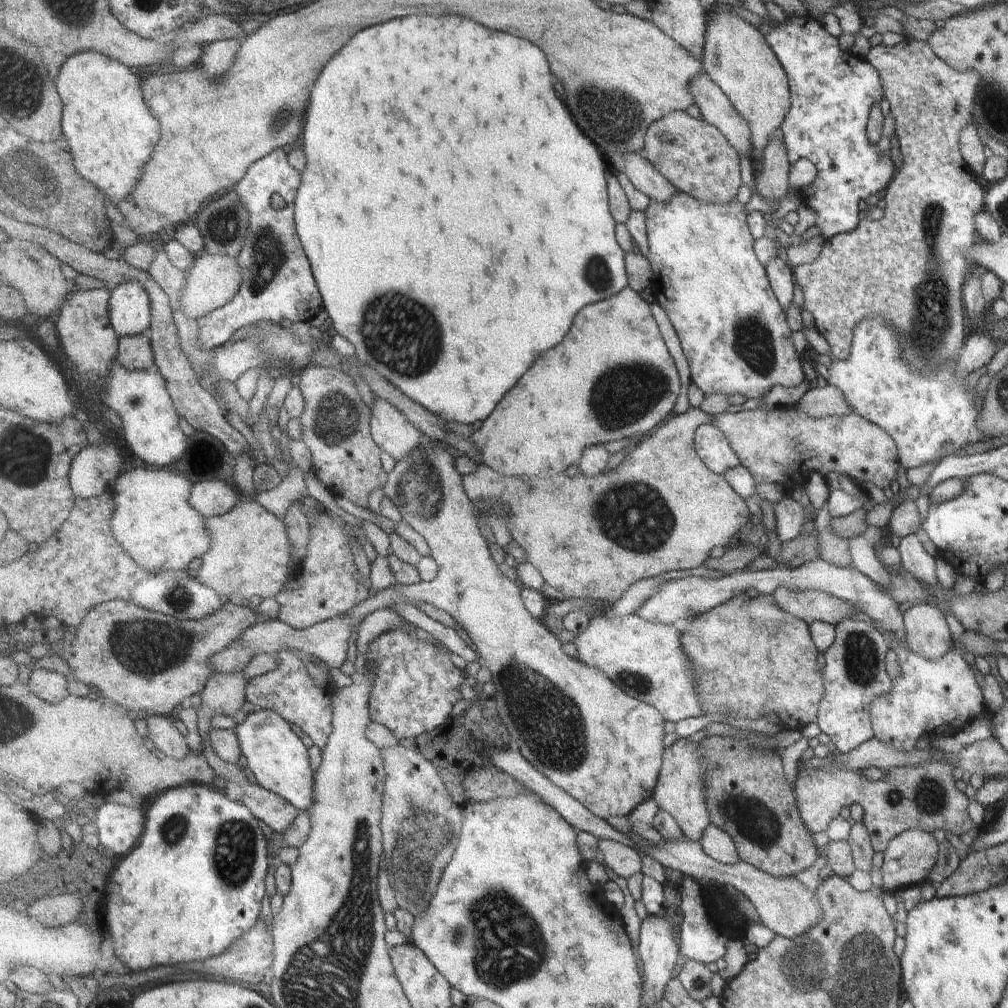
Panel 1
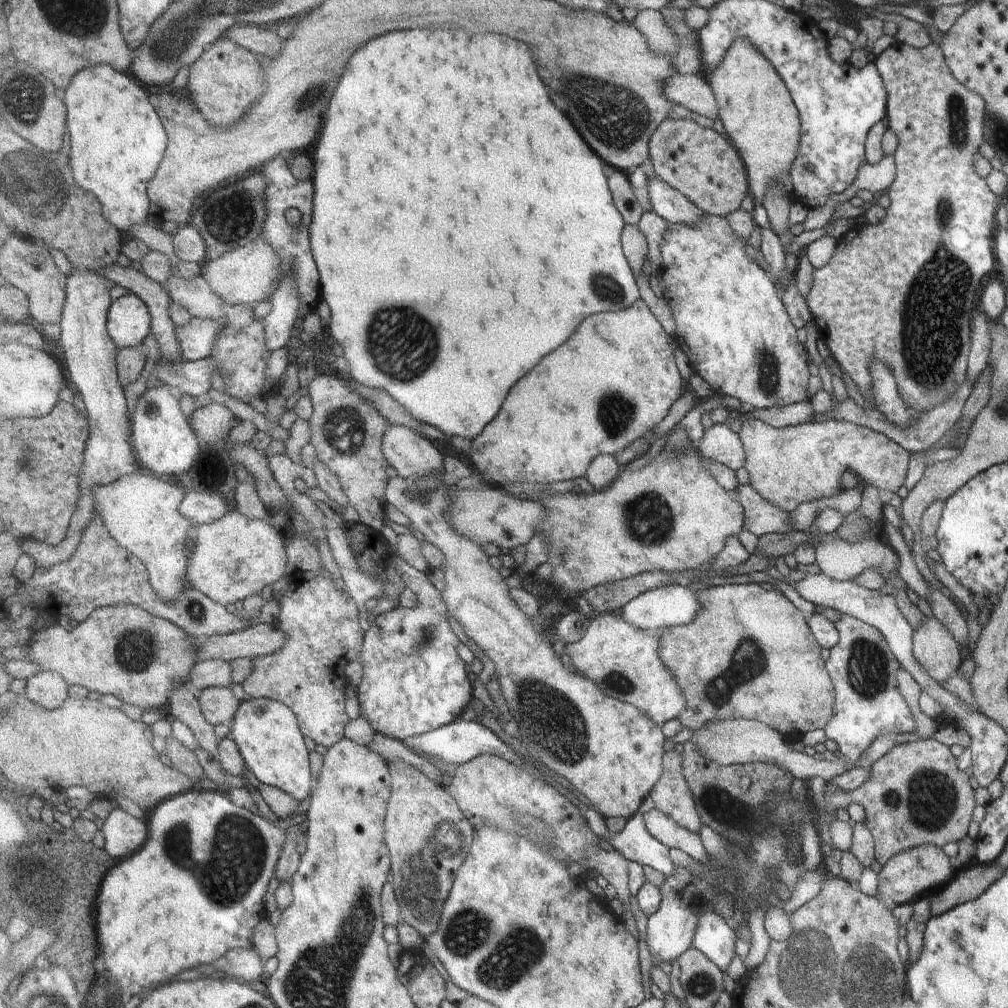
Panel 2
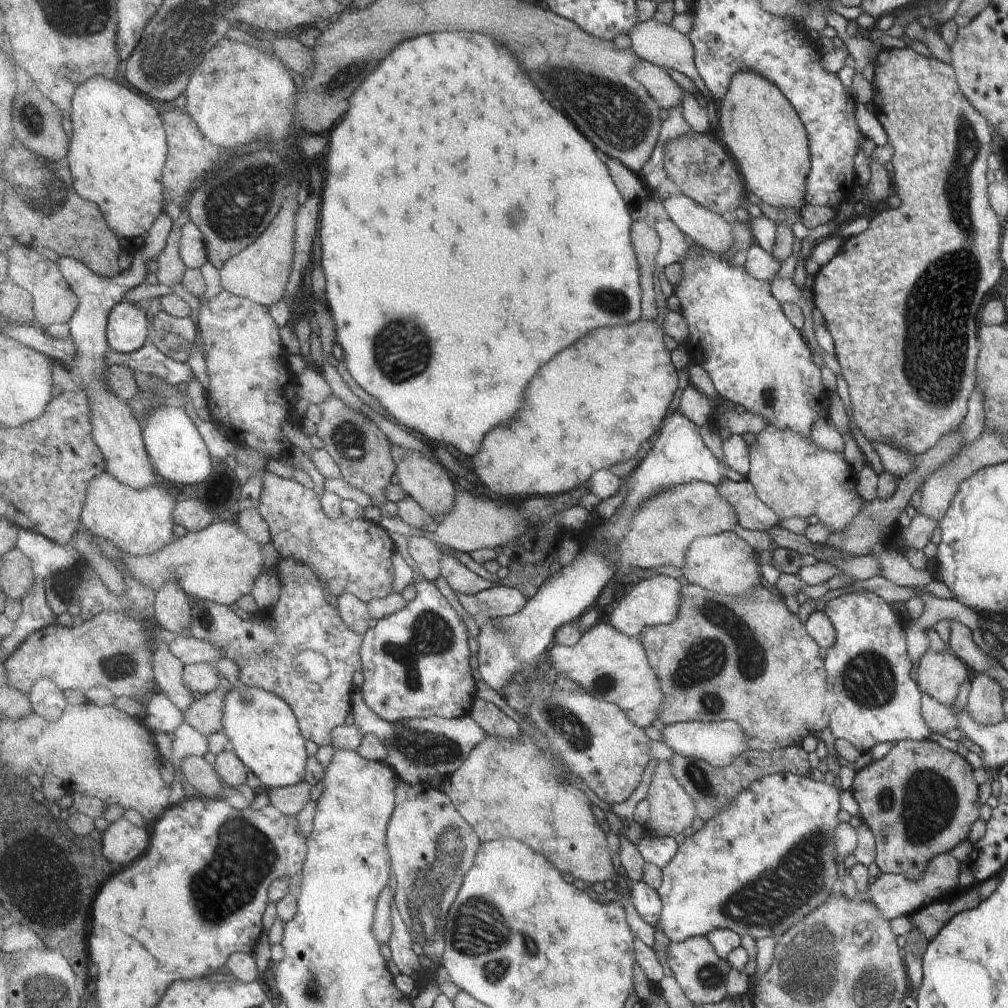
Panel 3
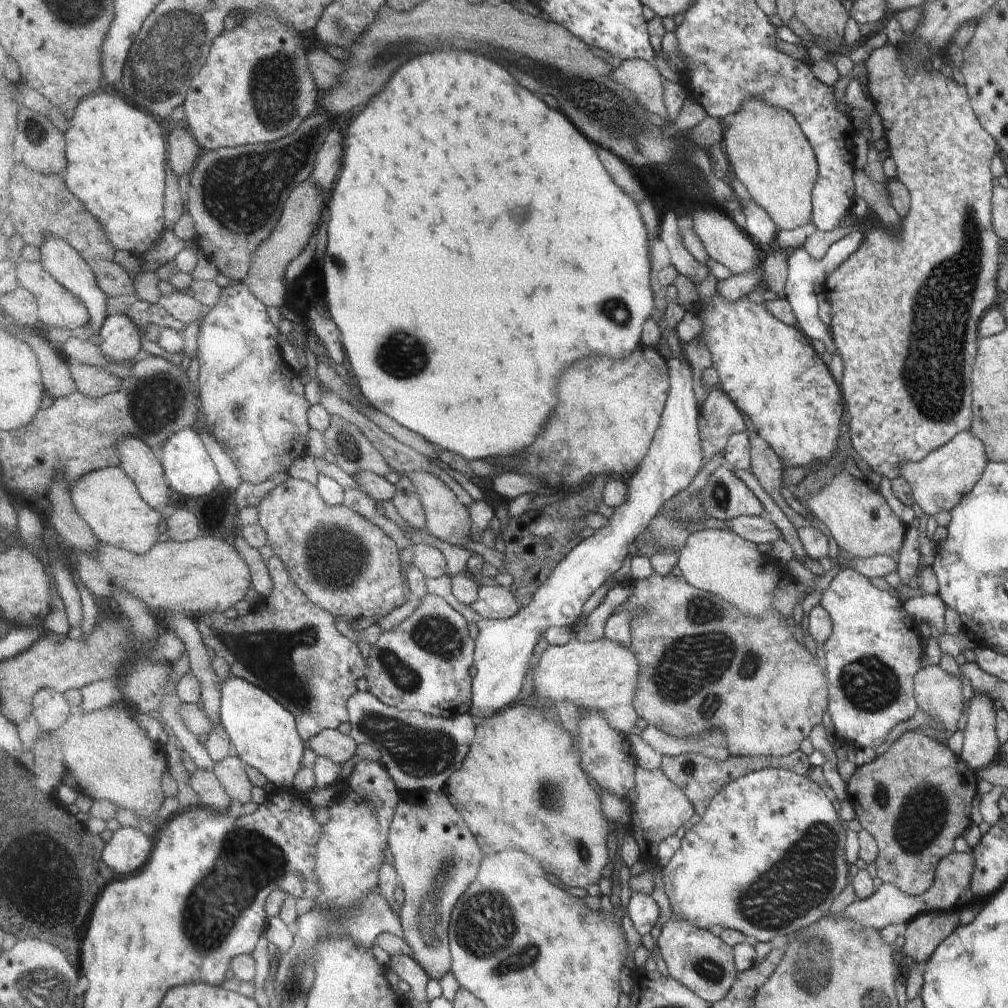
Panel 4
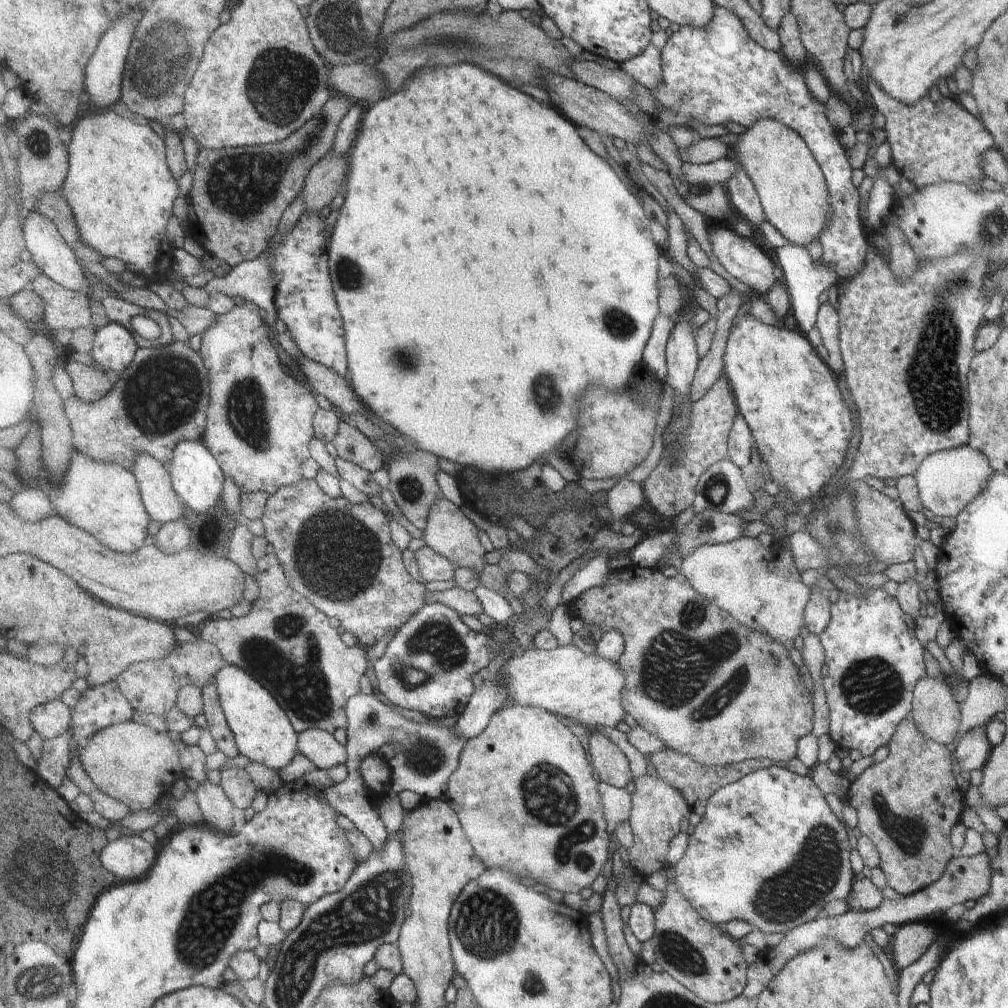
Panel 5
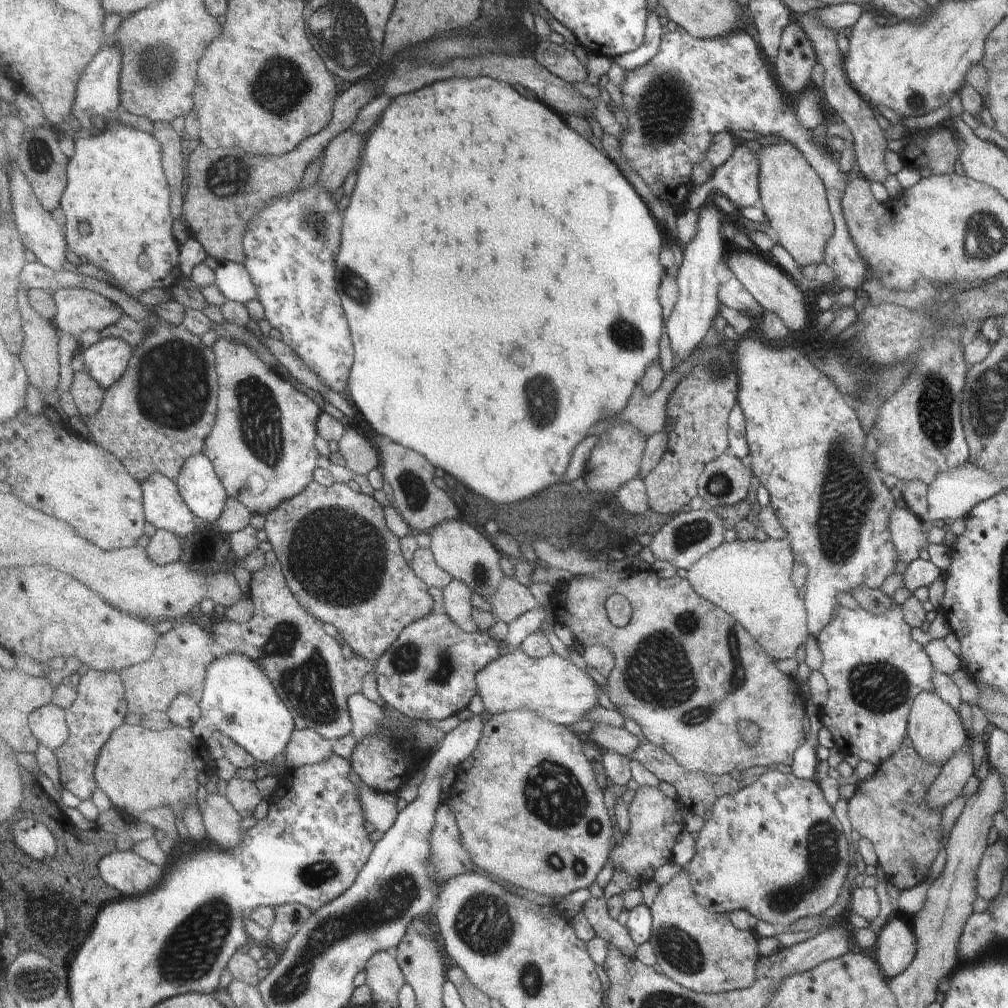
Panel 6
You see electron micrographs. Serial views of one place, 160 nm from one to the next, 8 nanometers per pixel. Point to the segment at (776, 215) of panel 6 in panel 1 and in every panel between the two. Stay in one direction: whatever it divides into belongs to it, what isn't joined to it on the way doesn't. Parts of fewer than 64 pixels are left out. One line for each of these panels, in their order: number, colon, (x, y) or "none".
1: (736, 56)
2: (757, 112)
3: (760, 127)
4: (770, 155)
5: (790, 186)

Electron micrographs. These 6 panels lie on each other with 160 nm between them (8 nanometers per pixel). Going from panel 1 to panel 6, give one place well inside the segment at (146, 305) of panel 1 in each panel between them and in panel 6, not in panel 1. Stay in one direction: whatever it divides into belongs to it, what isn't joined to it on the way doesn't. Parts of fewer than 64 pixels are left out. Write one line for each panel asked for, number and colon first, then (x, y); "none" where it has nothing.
2: (129, 322)
3: (127, 330)
4: (121, 340)
5: (114, 348)
6: (107, 360)

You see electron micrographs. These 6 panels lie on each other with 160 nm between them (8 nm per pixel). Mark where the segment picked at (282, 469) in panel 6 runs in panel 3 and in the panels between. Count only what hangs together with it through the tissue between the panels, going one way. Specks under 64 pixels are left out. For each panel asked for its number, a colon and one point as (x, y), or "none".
3: (249, 388)
4: (252, 401)
5: (260, 426)

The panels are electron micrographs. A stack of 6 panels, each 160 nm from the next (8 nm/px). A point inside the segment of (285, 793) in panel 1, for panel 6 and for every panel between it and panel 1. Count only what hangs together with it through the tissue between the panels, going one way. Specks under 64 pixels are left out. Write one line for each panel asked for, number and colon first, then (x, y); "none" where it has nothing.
2: (267, 732)
3: (263, 729)
4: (264, 733)
5: (261, 726)
6: (240, 700)

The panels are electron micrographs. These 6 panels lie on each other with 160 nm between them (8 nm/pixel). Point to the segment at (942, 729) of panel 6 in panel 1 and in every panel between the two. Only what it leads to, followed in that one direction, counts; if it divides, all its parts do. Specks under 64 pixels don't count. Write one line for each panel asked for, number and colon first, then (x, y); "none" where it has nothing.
1: (926, 633)
2: (934, 649)
3: (940, 675)
4: (938, 695)
5: (935, 713)

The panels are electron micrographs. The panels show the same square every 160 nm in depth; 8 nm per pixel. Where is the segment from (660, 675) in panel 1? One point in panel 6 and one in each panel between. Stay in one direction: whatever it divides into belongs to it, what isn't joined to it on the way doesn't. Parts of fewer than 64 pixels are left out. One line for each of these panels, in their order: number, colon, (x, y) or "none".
2: (626, 663)
3: (613, 667)
4: (603, 675)
5: (588, 689)
6: (554, 688)

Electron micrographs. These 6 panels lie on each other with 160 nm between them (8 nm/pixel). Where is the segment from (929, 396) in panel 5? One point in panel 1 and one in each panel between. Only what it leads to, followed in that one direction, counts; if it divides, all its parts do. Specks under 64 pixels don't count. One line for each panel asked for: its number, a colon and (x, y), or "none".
1: (908, 268)
2: (902, 291)
3: (889, 298)
4: (907, 338)

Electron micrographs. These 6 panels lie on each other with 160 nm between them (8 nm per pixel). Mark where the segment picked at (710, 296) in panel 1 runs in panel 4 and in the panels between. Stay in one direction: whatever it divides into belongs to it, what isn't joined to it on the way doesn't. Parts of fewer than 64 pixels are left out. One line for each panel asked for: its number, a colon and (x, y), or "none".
2: (732, 325)
3: (754, 355)
4: (769, 369)

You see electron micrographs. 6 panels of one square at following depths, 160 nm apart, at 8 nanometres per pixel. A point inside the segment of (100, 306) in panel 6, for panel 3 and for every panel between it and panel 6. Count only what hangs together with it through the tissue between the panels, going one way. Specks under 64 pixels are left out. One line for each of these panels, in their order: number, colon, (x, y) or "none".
3: (55, 302)
4: (57, 307)
5: (66, 309)

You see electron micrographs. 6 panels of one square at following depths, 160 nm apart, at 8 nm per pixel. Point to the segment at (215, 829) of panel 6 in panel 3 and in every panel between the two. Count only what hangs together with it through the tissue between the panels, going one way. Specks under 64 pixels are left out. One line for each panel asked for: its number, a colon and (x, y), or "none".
3: (201, 774)
4: (213, 796)
5: (217, 807)

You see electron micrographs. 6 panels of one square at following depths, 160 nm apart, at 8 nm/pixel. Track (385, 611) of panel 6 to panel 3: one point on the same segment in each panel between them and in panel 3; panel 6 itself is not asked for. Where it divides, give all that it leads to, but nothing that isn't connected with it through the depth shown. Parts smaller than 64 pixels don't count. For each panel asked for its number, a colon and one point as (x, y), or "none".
3: (355, 556)
4: (343, 562)
5: (340, 556)

